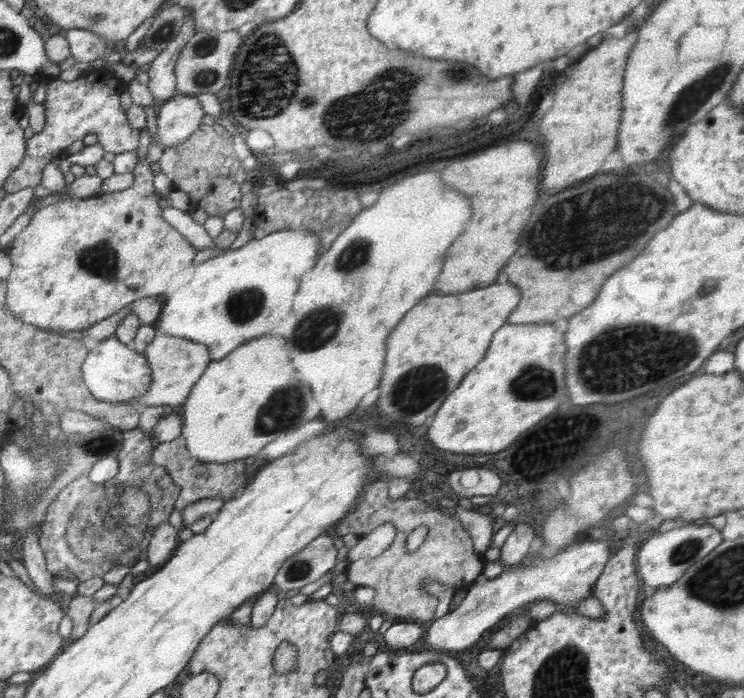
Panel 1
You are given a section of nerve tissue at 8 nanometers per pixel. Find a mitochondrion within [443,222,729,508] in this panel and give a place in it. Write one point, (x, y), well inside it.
(614, 363)

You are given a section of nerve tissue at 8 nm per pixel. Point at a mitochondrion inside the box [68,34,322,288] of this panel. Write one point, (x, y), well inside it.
(211, 71)

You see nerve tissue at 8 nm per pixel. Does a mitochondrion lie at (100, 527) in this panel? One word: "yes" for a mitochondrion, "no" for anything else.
yes

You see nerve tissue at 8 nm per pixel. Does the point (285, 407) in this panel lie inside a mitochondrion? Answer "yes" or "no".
yes

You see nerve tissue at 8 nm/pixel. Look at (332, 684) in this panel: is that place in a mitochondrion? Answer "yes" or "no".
no

